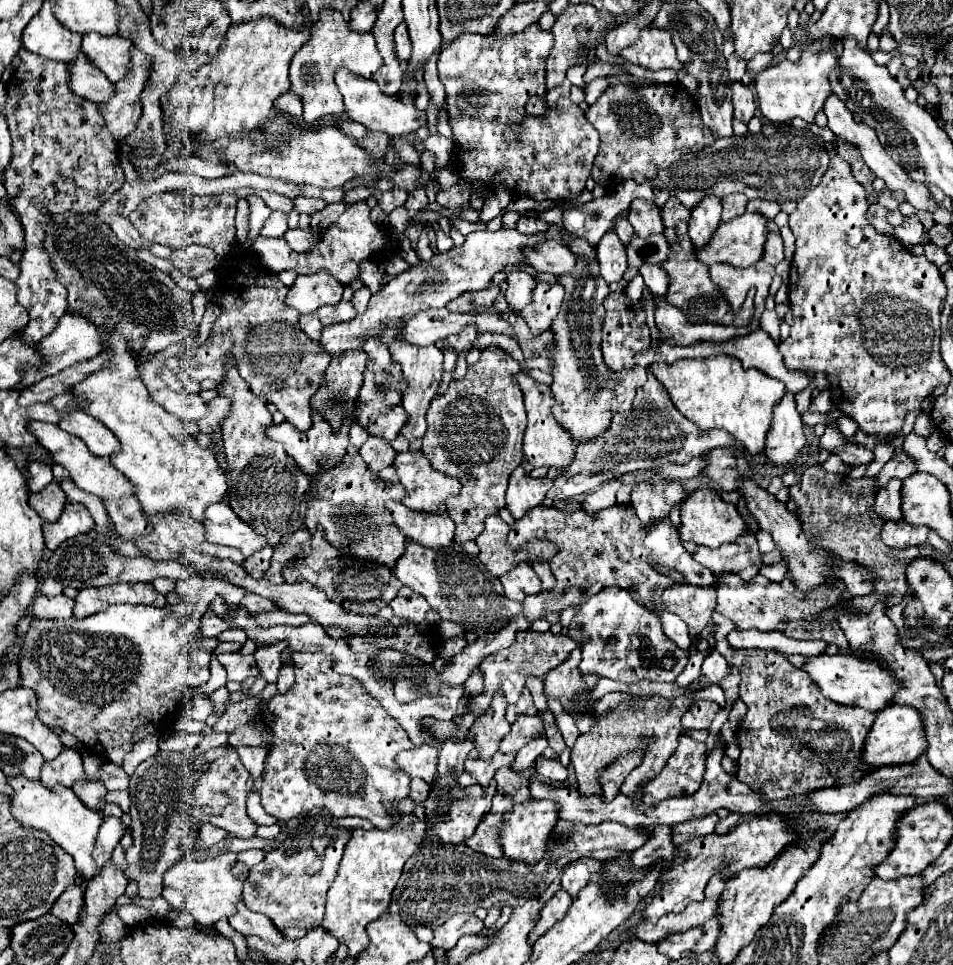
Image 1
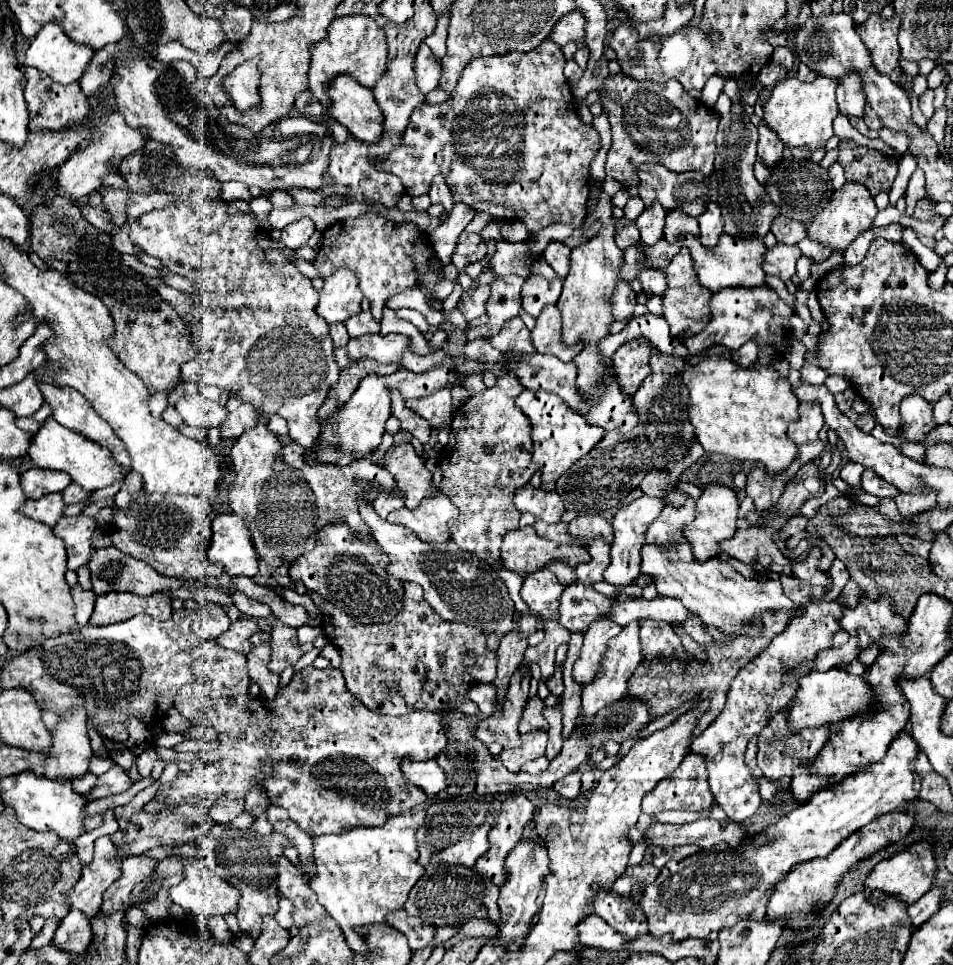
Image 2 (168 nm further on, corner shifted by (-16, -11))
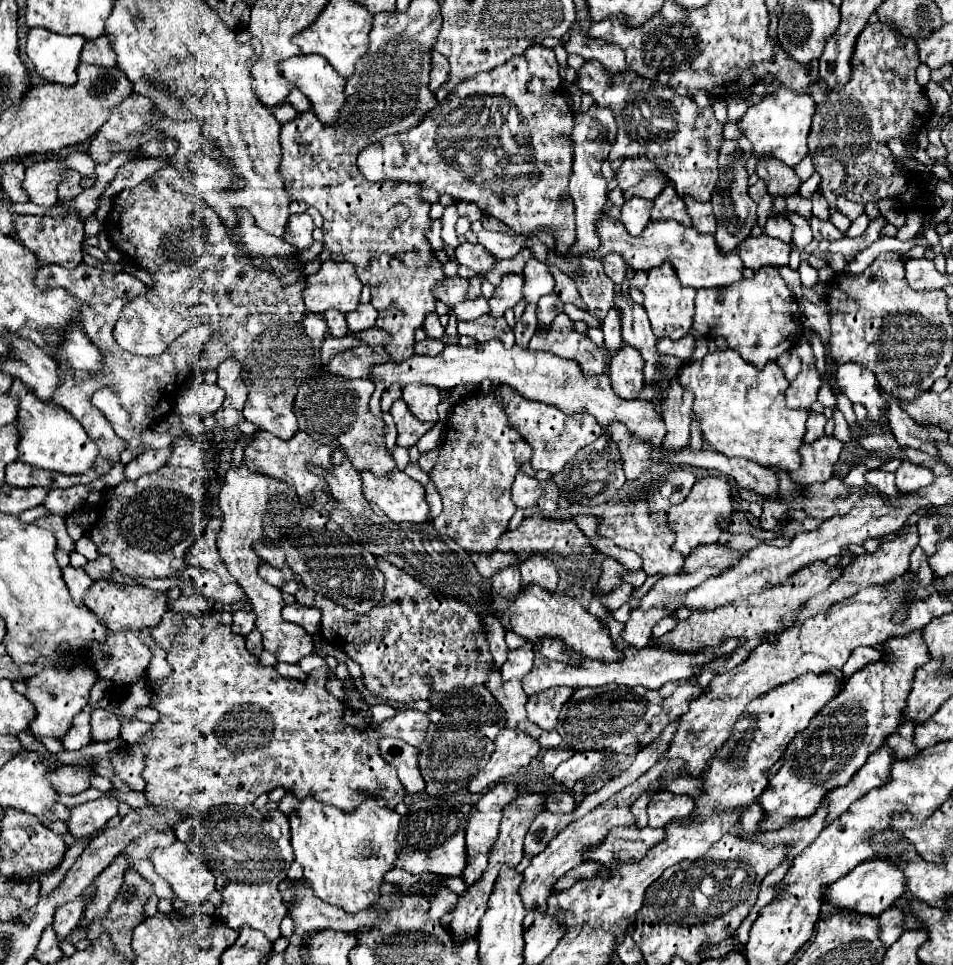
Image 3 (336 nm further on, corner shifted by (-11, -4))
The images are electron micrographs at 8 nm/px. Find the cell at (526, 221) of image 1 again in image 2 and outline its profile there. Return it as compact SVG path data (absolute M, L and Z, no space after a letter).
M552 242L548 244L546 252L544 252L544 260L552 266L552 270L558 274L560 280L564 280L568 276L570 270L570 248L560 244L560 242Z

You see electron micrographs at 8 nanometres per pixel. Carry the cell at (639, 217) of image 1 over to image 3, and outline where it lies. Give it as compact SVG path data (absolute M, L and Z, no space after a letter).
M633 197L629 201L625 201L625 205L621 207L621 223L627 227L627 231L631 235L641 235L643 229L649 223L649 215L653 209L653 201L651 199L641 199L641 197Z

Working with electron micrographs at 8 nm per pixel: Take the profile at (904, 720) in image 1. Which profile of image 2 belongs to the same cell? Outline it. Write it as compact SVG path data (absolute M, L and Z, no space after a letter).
M902 732L892 742L884 760L862 774L846 778L842 784L816 792L808 804L798 806L798 810L768 826L764 834L744 844L738 852L730 852L730 864L728 846L714 846L680 862L670 860L658 878L646 886L640 900L650 934L658 938L670 934L672 942L682 942L686 938L708 938L710 932L732 928L744 918L764 920L764 910L774 886L792 866L830 854L848 834L860 830L880 814L902 808L918 796L920 778L912 772L916 750L918 746L912 736Z

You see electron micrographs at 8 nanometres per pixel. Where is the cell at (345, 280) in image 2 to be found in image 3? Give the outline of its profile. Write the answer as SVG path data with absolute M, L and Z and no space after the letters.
M329 259L321 265L317 275L307 277L303 299L313 313L325 313L329 307L349 313L359 305L361 287L363 283L359 283L353 263Z

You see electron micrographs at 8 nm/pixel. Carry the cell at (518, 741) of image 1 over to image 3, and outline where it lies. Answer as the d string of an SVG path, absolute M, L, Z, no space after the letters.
M503 727L495 739L495 751L491 759L470 781L467 790L472 794L484 795L495 785L502 783L505 775L517 773L517 769L527 765L539 751L539 741L531 735L515 727Z

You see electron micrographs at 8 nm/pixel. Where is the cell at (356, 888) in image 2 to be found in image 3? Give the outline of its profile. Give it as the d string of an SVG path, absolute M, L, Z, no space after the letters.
M307 797L297 805L297 815L289 821L295 861L303 865L303 875L319 899L347 913L357 913L379 901L379 887L385 883L383 875L397 861L401 815L395 809L387 807L383 799L367 799L355 811L345 813Z

